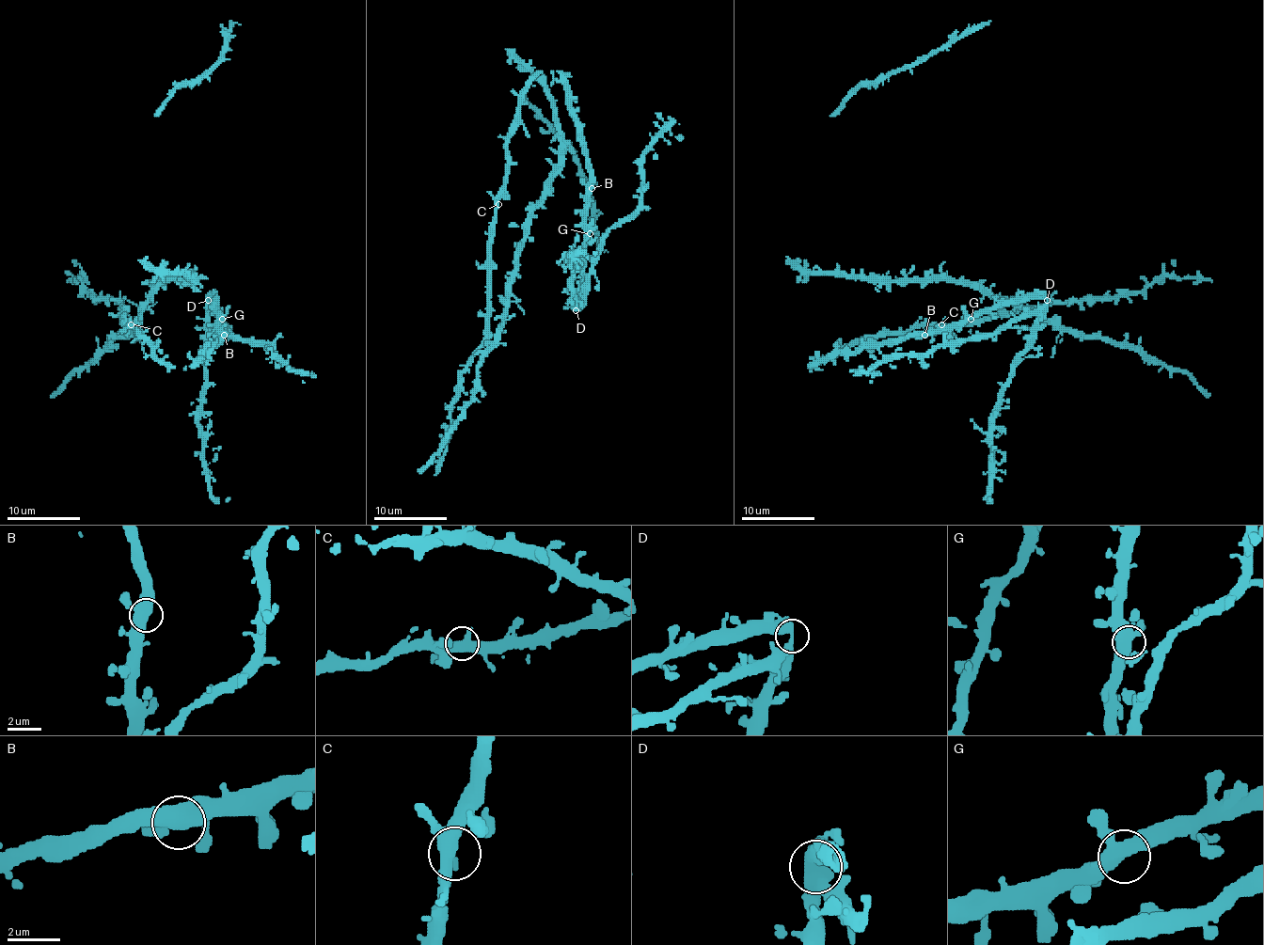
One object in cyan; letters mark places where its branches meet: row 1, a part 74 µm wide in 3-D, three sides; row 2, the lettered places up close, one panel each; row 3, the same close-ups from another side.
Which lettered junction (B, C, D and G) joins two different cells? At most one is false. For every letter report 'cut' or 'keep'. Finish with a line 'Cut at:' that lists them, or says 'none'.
B: keep
C: keep
D: cut
G: keep
Cut at: D

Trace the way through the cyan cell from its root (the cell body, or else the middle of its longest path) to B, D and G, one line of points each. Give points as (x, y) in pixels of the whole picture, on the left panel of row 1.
B: (123, 319), (127, 324), (138, 327), (140, 335), (158, 358), (175, 368), (191, 366), (224, 335)
D: (123, 319), (138, 327), (158, 358), (175, 368), (183, 368), (191, 366), (222, 335), (216, 304), (208, 300)
G: (123, 319), (138, 327), (158, 358), (175, 368), (191, 366), (222, 335), (218, 326), (222, 319)

